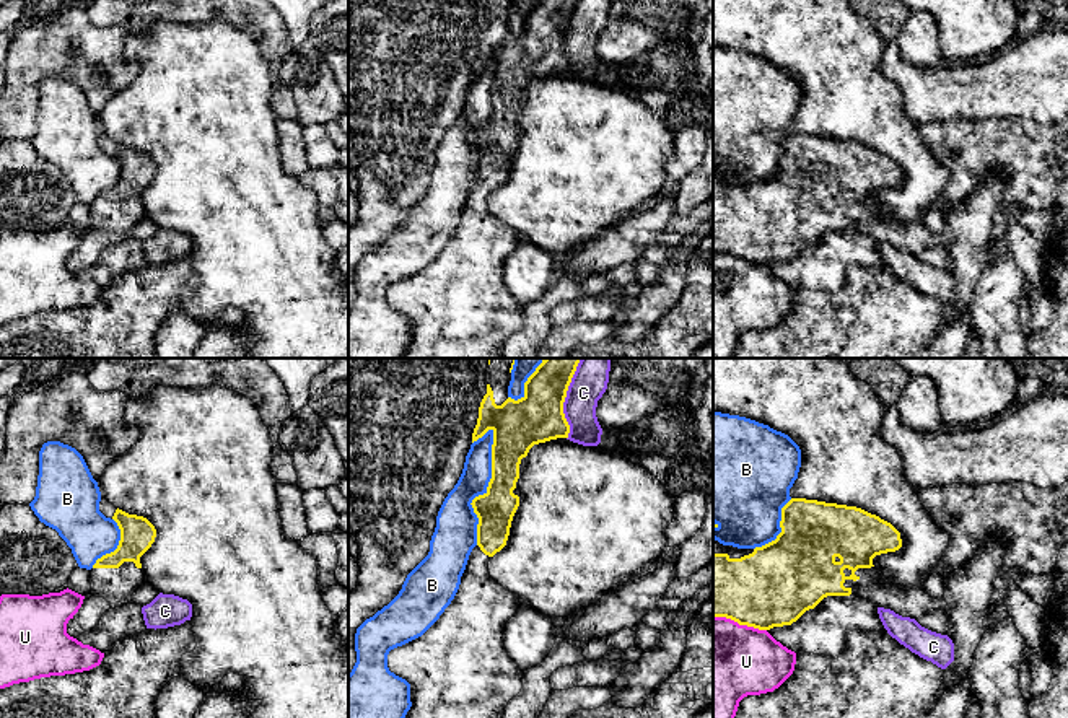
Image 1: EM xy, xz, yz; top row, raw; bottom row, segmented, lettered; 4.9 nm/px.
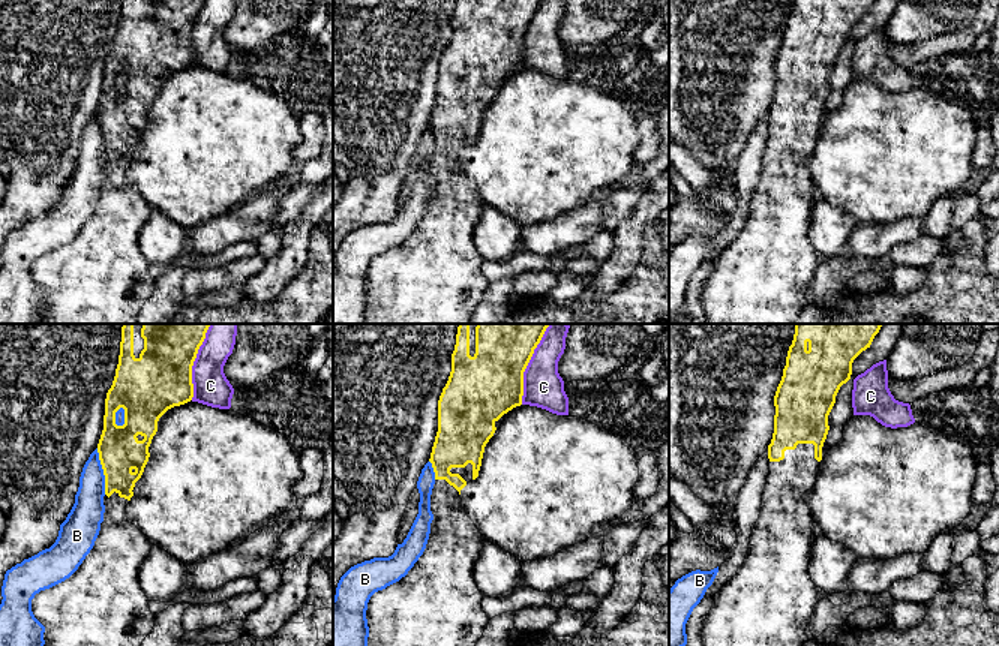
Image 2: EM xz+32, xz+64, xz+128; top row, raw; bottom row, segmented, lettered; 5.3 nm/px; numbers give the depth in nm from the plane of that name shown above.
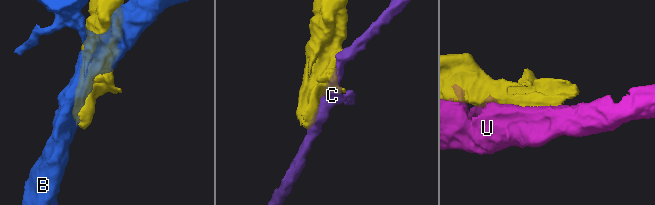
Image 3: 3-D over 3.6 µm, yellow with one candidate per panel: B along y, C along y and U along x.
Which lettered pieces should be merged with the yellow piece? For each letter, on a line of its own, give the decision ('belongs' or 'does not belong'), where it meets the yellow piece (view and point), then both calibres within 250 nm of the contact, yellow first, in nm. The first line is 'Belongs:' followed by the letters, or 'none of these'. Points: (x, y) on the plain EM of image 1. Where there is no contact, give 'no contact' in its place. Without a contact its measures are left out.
Belongs: none of these
B: does not belong; contact xz (487, 124); calibres 190 and 200 nm
C: does not belong; contact xz (564, 36); calibres 260 and 180 nm
U: does not belong; contact yz (739, 259); calibres 400 and 460 nm

